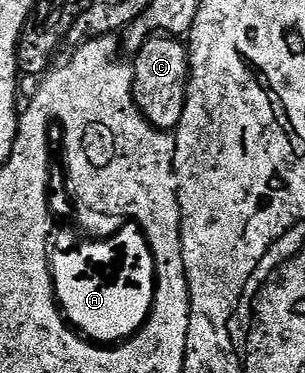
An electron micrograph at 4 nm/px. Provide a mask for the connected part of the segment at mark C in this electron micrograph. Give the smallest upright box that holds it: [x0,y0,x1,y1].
[133,34,189,129]

